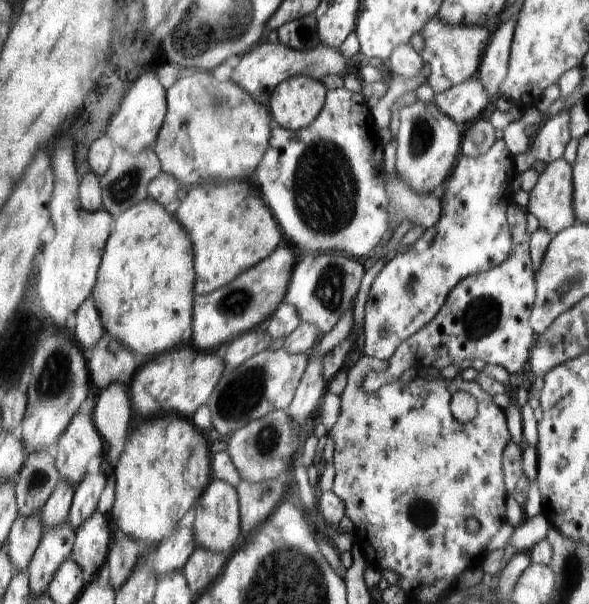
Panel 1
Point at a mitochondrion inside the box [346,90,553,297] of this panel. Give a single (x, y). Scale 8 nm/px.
(421, 135)

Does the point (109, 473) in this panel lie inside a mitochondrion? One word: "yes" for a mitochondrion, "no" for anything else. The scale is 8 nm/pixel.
no

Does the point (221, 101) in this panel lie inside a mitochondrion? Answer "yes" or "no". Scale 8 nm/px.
yes

